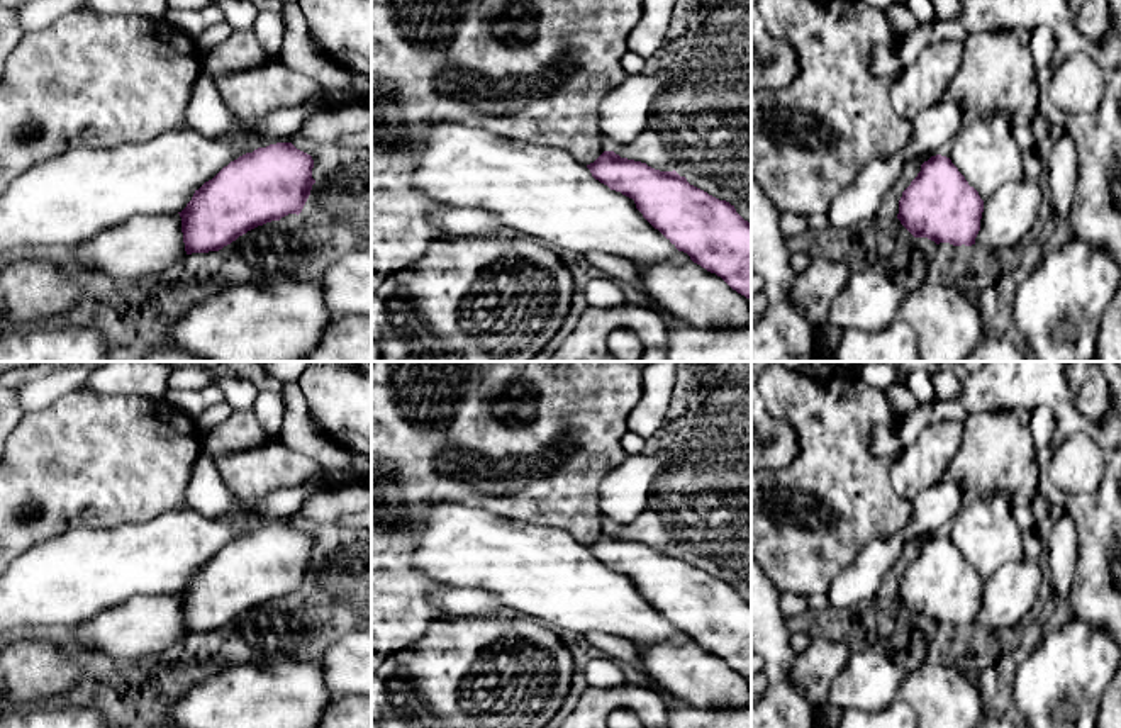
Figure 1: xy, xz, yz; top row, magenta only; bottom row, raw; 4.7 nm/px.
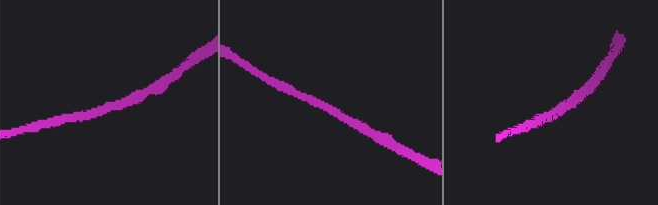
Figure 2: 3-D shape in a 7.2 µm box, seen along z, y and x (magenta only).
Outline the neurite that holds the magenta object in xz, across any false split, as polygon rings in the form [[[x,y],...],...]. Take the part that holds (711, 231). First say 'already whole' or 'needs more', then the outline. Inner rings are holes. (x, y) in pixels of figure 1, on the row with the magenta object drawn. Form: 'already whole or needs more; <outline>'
already whole; [[[604,151],[587,165],[592,176],[611,190],[634,200],[643,217],[658,229],[678,251],[711,273],[721,277],[733,290],[751,300],[751,224],[726,200],[690,185],[685,176],[660,171],[646,163]]]

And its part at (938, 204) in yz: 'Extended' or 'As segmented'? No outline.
Extended

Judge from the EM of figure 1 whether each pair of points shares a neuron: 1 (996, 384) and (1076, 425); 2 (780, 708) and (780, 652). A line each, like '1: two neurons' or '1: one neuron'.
1: one neuron
2: one neuron

